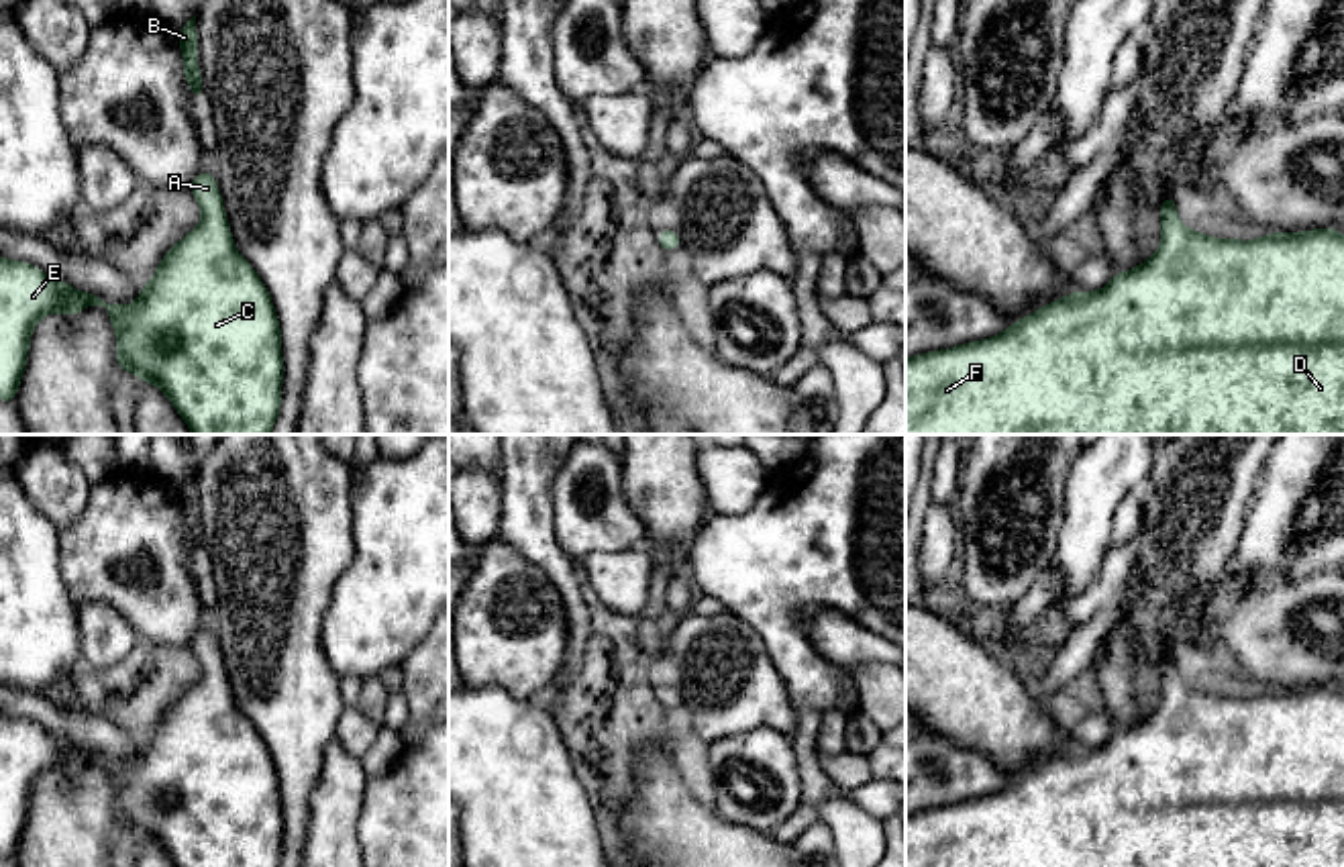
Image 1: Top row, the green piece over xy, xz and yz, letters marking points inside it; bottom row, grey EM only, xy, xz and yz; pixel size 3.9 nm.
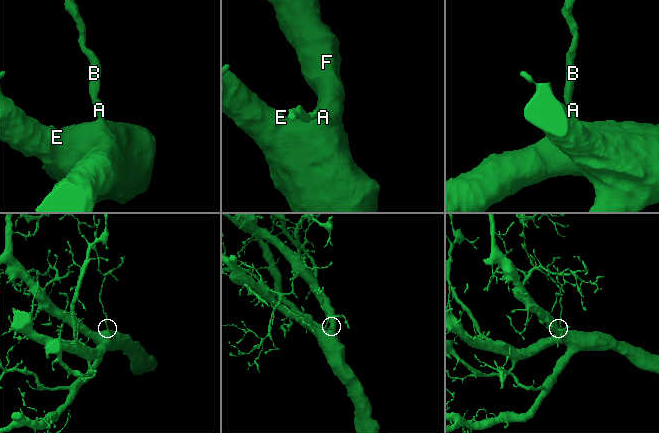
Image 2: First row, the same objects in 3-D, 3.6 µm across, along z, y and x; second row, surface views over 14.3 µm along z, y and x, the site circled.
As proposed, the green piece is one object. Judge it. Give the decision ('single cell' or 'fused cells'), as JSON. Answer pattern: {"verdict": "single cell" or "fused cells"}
{"verdict": "single cell"}

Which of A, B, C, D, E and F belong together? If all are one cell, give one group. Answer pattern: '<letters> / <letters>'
A B C D E F

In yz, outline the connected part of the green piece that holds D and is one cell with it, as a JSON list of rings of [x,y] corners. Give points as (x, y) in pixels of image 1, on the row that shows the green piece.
[[[1160,198],[1162,239],[1158,251],[1130,271],[1118,271],[1105,288],[1058,298],[1044,308],[1010,324],[1001,335],[959,347],[906,357],[906,435],[1344,435],[1344,235],[1338,228],[1315,228],[1289,233],[1269,233],[1256,241],[1213,239],[1199,231],[1189,231],[1177,216],[1177,200]]]

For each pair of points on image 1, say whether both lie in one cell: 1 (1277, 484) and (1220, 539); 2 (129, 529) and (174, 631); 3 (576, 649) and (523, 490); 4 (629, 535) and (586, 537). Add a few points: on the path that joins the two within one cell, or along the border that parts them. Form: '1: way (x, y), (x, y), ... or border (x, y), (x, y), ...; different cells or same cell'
1: border (1263, 470), (1232, 562); different cells
2: way (156, 549), (166, 566), (166, 604); same cell
3: way (576, 610), (559, 568), (535, 541), (531, 529); same cell
4: way (618, 535), (596, 535); same cell

